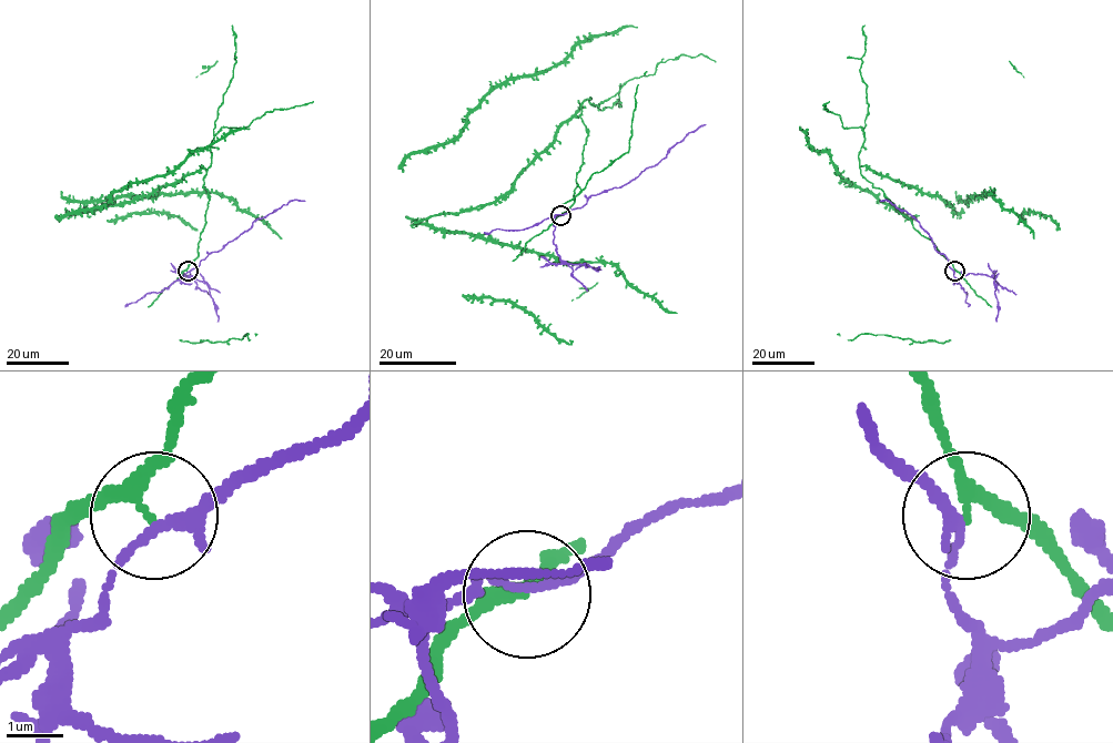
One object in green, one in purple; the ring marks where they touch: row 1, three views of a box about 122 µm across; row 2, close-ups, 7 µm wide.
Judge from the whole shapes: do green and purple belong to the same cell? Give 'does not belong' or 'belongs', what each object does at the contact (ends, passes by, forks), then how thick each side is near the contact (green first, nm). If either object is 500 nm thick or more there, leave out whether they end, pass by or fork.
does not belong | green passes by | purple passes by | 200/180 nm

